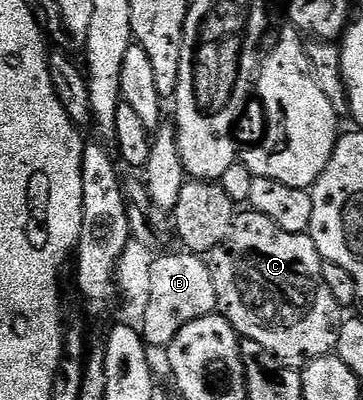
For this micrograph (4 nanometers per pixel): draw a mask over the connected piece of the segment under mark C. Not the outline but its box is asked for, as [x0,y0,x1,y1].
[206,211,345,371]

